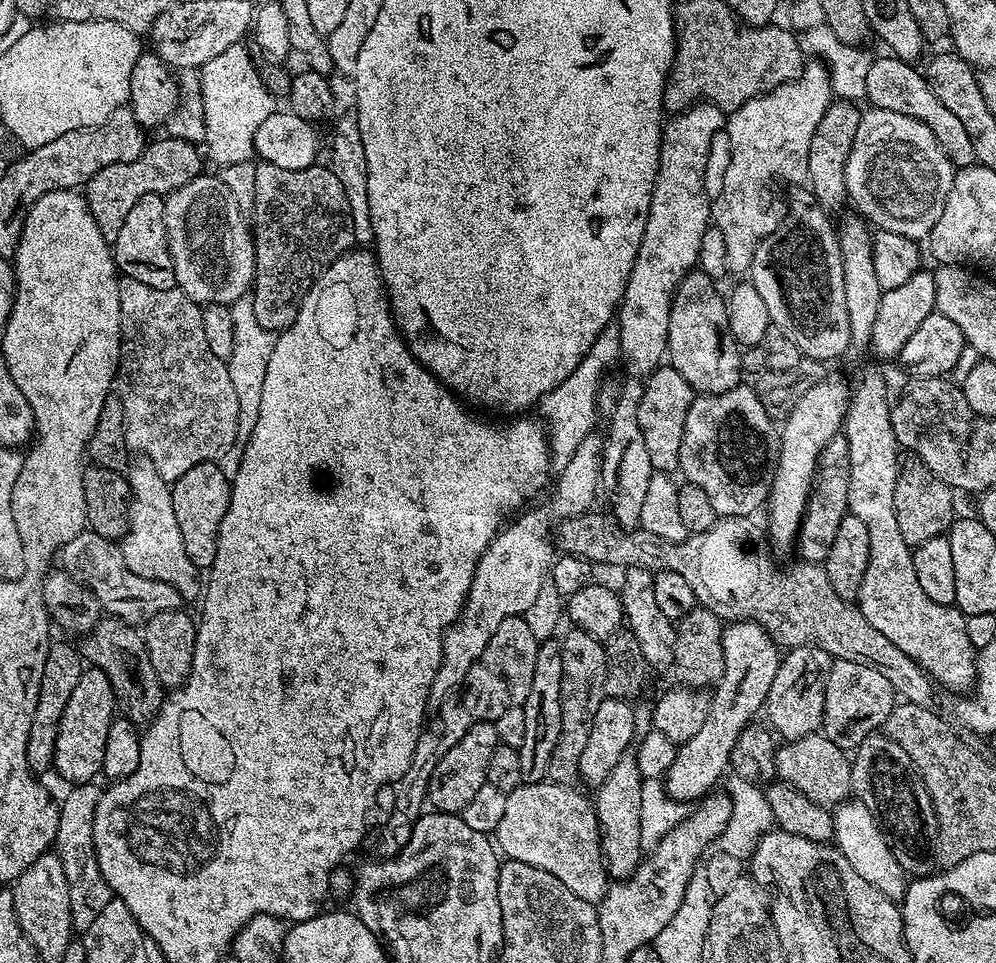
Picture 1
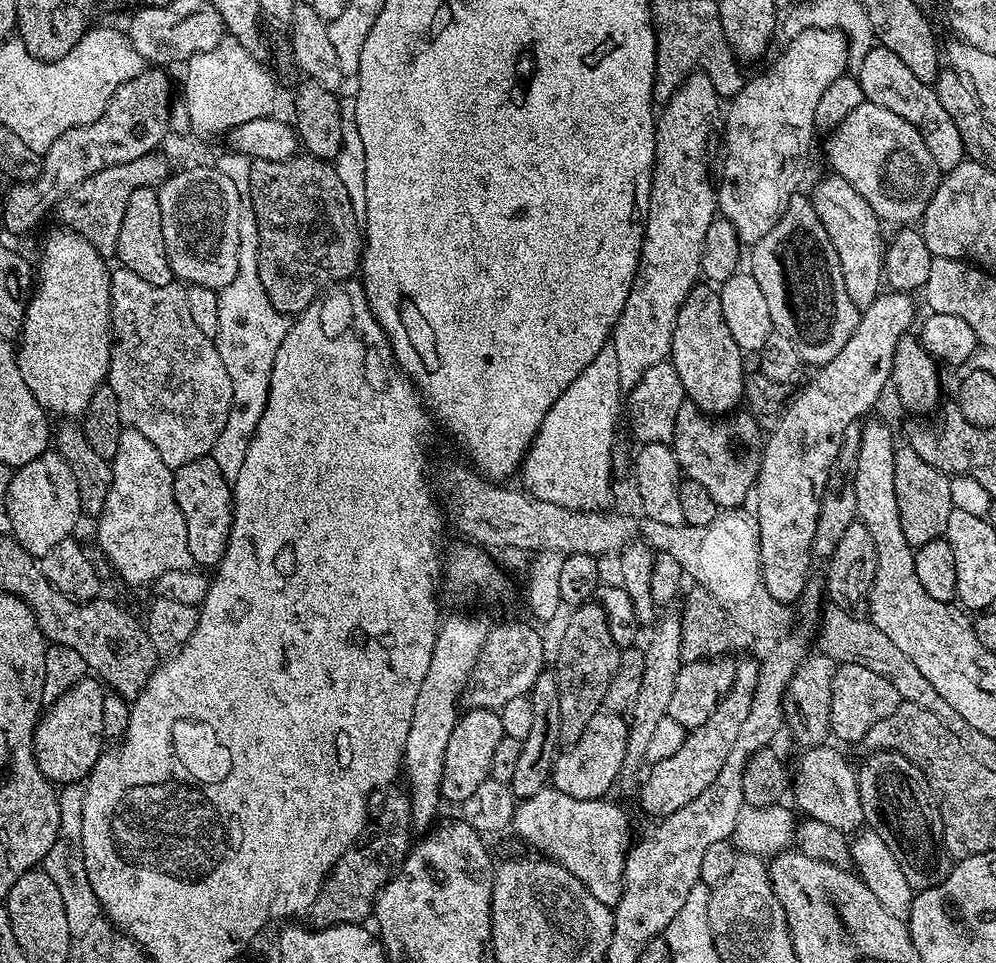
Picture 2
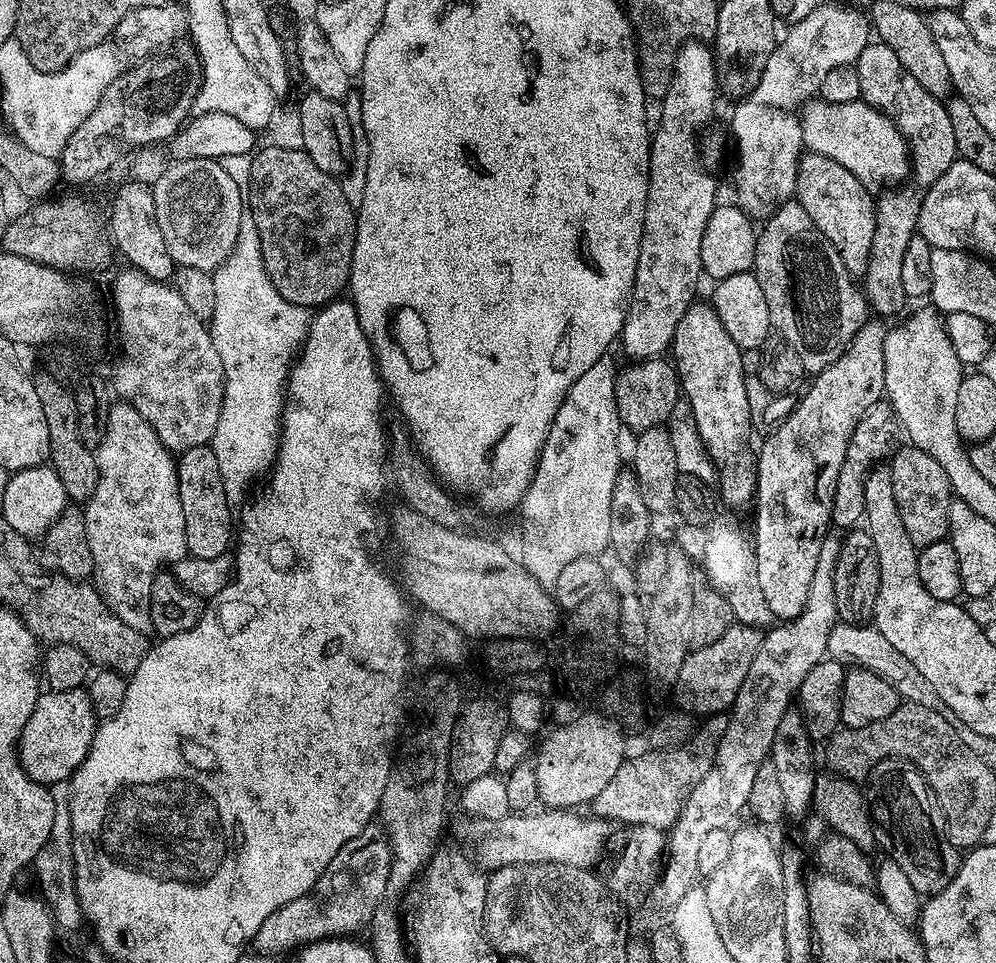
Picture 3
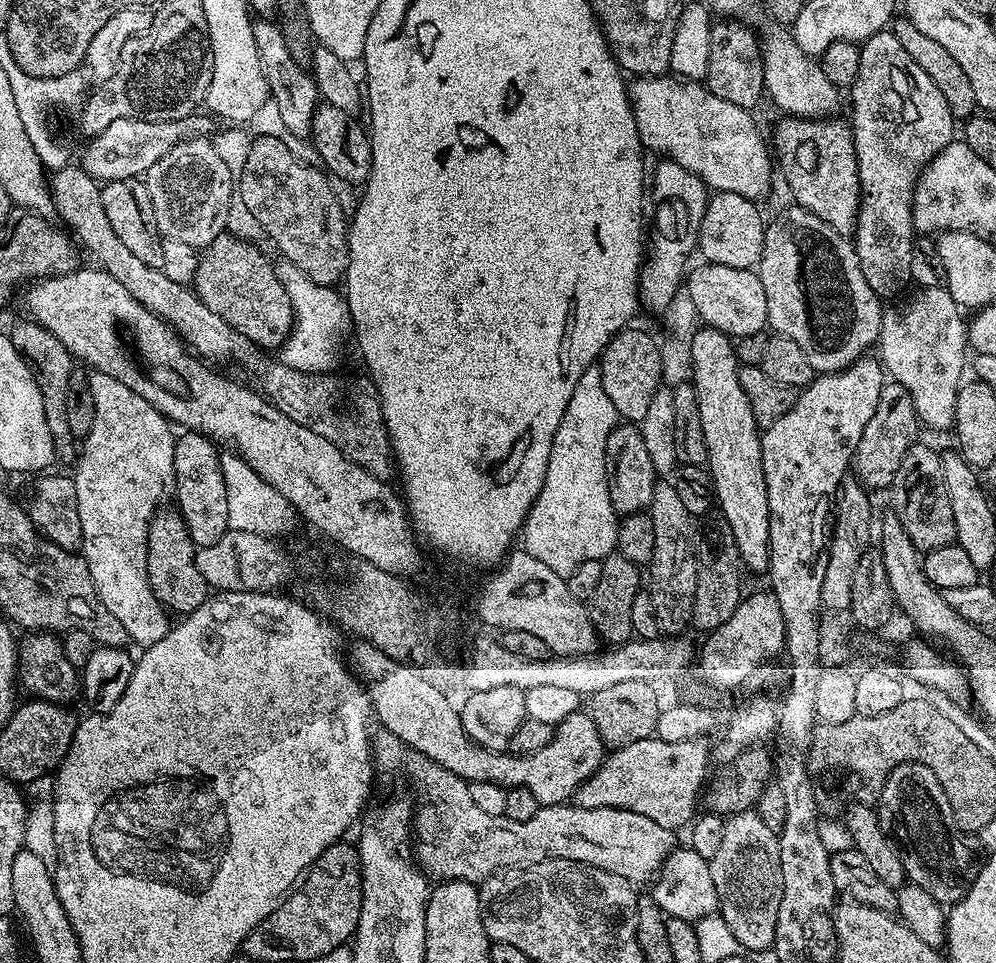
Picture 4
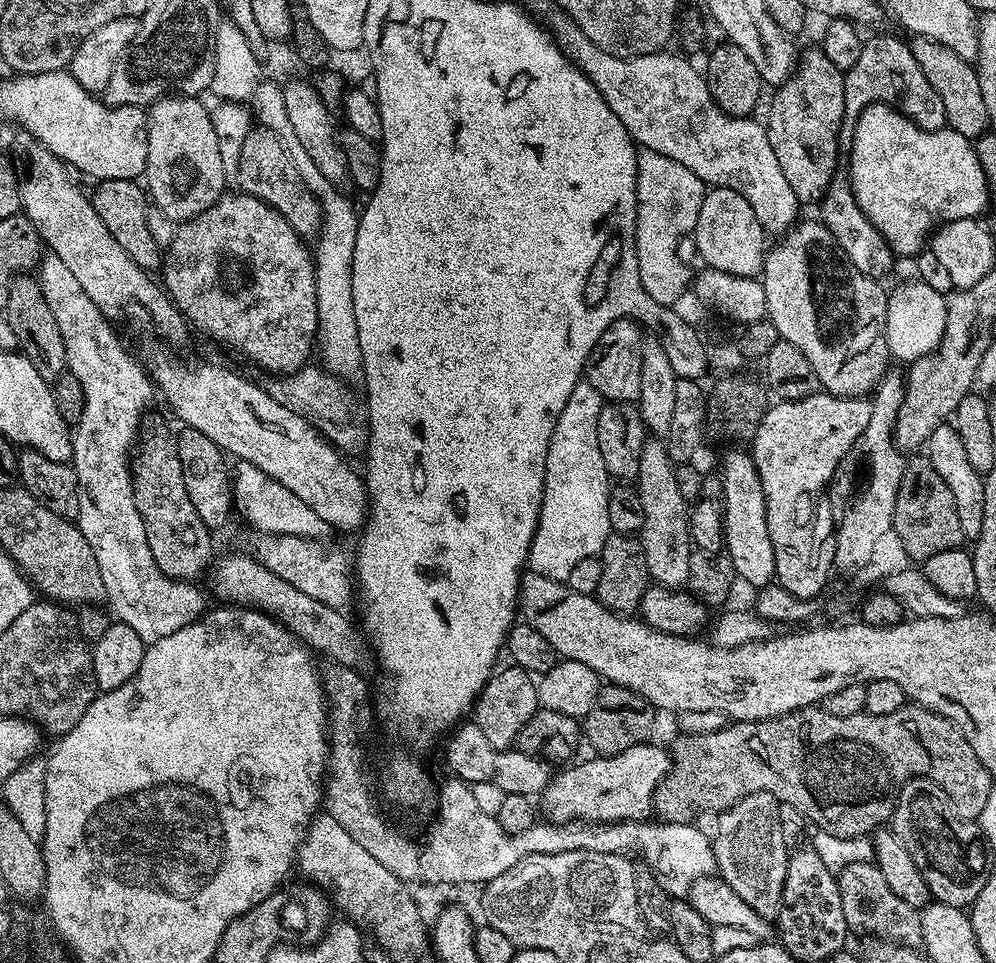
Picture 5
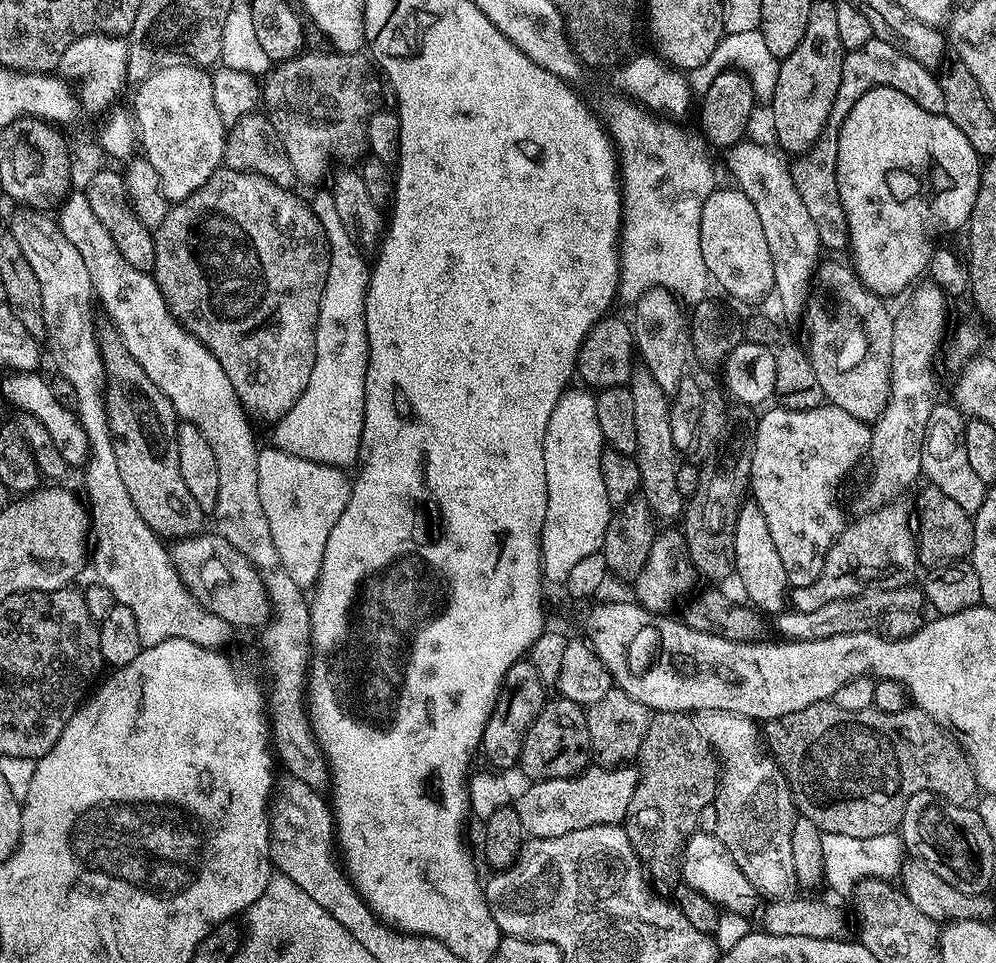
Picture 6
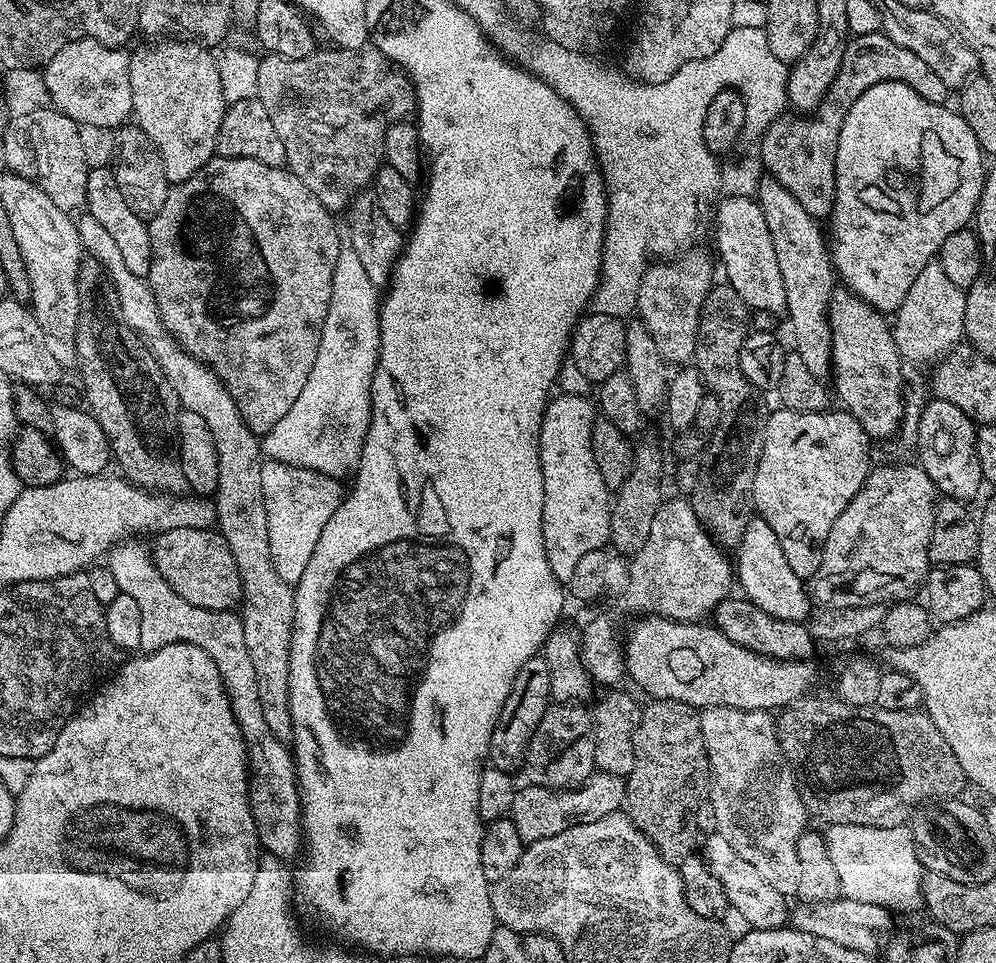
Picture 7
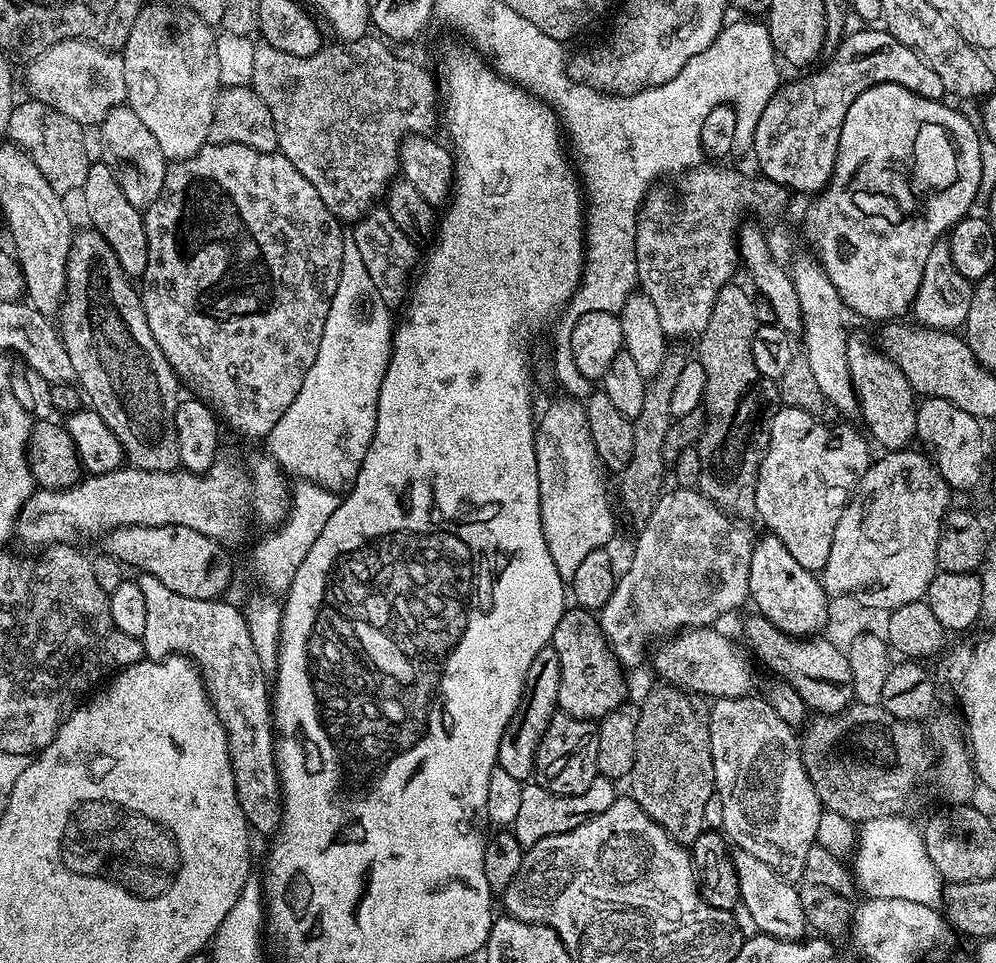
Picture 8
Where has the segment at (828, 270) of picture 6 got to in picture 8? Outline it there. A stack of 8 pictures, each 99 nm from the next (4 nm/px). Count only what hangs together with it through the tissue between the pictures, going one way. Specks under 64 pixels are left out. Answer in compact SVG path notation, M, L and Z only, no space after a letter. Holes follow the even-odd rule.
M856 334L848 337L848 365L852 385L858 397L858 412L864 415L864 424L868 427L867 435L881 444L881 449L898 452L909 447L908 443L916 440L917 393L912 391L906 374L886 358L879 347L859 340Z

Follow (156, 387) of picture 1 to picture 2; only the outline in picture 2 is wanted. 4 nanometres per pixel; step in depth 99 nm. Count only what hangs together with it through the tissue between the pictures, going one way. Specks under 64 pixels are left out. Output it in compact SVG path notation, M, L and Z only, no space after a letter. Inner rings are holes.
M116 266L110 272L112 303L112 357L108 367L107 387L114 390L120 403L121 417L138 430L158 450L162 462L170 469L209 455L226 426L232 405L230 374L222 366L216 341L202 334L190 315L184 288L173 282L166 286L150 286L129 268Z

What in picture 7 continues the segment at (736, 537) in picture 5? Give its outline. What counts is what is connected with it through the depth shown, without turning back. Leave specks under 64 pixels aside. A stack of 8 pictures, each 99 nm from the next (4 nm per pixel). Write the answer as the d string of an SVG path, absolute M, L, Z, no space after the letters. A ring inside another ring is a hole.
M758 514L749 519L736 550L734 576L746 599L754 602L758 610L766 610L766 614L779 620L807 621L814 611L814 605L805 581L794 574L790 562L786 562L786 554L782 554L782 546L778 546L774 530L770 530L770 526Z

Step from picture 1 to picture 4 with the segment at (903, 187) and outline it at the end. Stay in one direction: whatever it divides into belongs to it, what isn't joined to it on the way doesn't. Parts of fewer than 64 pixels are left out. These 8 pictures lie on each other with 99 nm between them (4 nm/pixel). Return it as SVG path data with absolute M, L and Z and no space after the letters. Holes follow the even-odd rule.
M767 23L758 28L767 99L772 99L784 114L803 116L805 120L831 117L828 115L840 108L841 89L835 88L830 78L822 74L820 63L804 53L795 35L785 25Z

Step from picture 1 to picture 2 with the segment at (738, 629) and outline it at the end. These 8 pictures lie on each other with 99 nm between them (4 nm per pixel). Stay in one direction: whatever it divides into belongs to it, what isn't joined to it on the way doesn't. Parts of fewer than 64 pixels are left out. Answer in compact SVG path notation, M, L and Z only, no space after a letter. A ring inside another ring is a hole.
M755 659L740 660L736 665L732 688L721 698L710 718L691 729L682 746L670 758L662 758L647 769L639 785L640 804L650 815L663 818L682 810L682 806L694 802L694 798L698 798L698 794L702 794L702 790L706 790L706 786L710 786L714 778L718 778L718 770L722 770L730 749L738 739L738 730L742 730L746 714L750 714L750 702L754 698L754 686L758 682L759 673L760 665Z

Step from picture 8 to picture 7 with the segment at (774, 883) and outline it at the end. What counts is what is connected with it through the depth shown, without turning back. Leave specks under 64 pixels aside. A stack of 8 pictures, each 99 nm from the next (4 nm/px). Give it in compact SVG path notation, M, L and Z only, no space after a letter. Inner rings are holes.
M712 834L705 840L708 841L705 844L703 841L702 855L714 878L722 882L722 890L726 890L731 908L739 910L752 929L785 927L790 920L790 904L785 896L778 894L778 890L774 890L774 886L770 886L770 882L766 882L766 878L762 878L762 874L758 874L758 870L754 870L754 866L750 866L750 862L746 862L746 858L726 842L726 838Z

